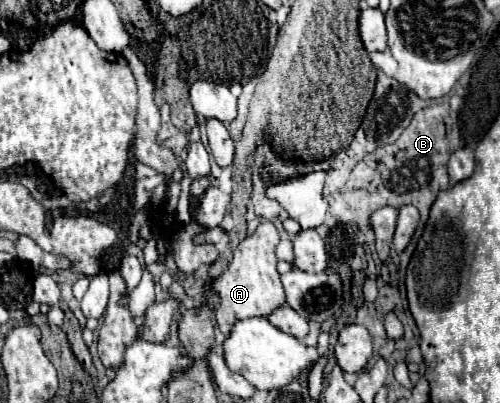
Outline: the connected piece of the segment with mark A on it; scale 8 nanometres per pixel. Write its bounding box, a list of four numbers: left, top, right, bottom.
[211,222,287,336]

